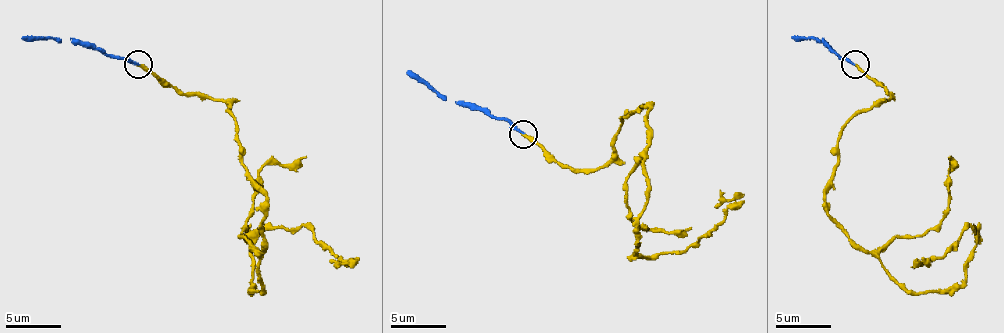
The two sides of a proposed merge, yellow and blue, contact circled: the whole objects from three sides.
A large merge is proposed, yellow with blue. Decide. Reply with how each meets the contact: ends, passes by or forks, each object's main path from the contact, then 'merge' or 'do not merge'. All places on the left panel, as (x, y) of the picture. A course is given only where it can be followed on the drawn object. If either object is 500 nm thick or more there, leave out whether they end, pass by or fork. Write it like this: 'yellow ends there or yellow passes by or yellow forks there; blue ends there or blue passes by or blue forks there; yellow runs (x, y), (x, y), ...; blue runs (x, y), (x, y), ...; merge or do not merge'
yellow ends there; blue ends there; yellow runs (137, 65), (226, 104), (265, 198), (254, 290), (251, 245), (268, 229), (306, 226), (359, 259); blue runs (137, 65), (121, 57), (110, 57), (71, 37), (57, 40), (21, 37); merge

